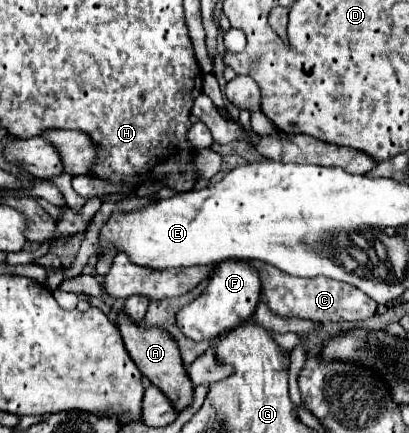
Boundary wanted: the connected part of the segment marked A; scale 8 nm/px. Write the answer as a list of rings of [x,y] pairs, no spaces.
[[[119,313],[119,331],[121,337],[125,341],[125,347],[131,355],[131,359],[135,361],[135,365],[139,367],[139,371],[155,385],[159,387],[165,397],[169,397],[169,401],[173,403],[175,411],[181,413],[185,407],[189,407],[193,403],[193,383],[183,367],[181,355],[179,355],[179,347],[177,343],[163,331],[163,329],[147,329],[141,325],[135,325],[125,313]]]

